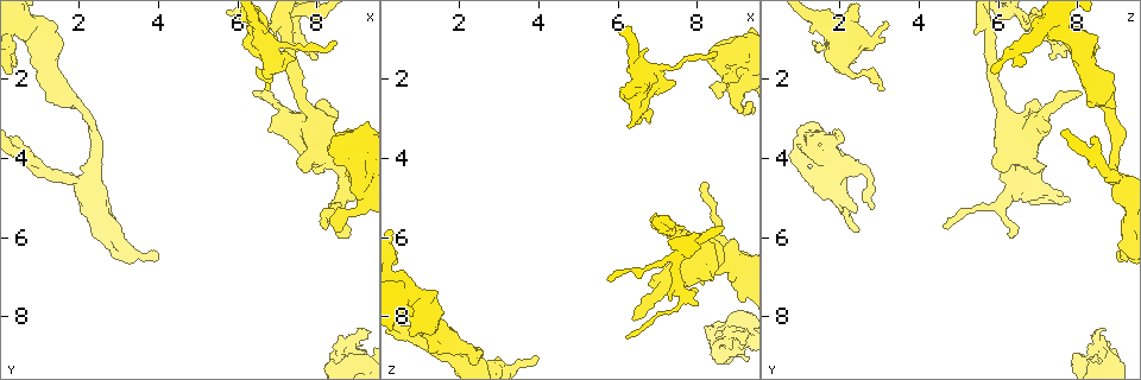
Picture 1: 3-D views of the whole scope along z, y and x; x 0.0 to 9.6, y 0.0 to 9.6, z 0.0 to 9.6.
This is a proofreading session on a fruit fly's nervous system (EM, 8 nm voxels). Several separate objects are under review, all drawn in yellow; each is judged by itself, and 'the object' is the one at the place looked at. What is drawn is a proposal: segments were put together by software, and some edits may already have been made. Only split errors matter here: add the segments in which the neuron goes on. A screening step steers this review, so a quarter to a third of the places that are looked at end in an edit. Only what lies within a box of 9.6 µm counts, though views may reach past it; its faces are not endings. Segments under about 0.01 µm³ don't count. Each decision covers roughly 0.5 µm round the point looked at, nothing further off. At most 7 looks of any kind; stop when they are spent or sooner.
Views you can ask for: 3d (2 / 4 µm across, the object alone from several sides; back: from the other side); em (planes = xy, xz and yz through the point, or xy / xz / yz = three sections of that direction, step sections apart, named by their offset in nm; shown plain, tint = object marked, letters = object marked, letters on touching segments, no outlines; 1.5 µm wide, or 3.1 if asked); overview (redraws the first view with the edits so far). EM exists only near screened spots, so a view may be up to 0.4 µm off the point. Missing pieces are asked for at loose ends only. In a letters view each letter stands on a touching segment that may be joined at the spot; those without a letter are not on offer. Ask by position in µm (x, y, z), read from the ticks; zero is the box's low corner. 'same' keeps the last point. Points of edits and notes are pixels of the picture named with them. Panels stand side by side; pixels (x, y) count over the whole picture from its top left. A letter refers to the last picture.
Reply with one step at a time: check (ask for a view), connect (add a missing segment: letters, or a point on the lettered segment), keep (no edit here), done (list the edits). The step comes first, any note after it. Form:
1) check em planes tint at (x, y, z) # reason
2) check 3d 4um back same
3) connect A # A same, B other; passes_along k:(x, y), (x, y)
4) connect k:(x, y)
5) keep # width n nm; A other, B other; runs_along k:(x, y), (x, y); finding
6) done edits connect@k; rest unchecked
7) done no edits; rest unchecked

check 3d 4um at (8.90, 8.90, 7.95)

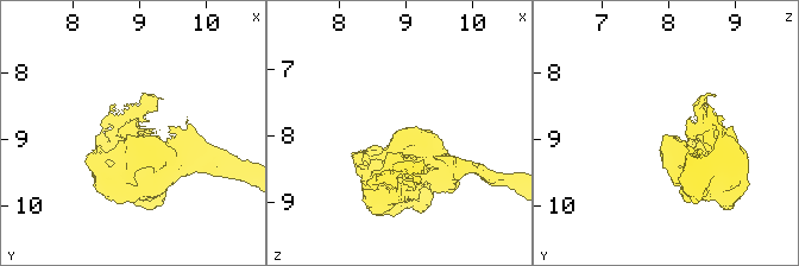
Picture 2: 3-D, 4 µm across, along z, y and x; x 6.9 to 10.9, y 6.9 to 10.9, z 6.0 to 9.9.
check em xz step 8 plain at (8.95, 8.90, 8.00) # shape alone is not enough

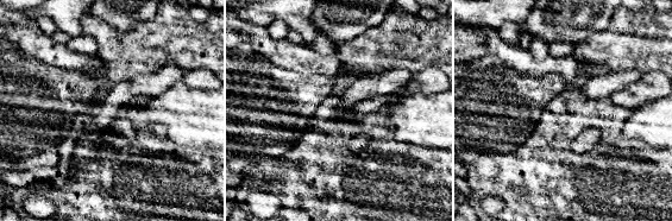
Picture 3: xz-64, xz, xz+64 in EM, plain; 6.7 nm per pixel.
check em xz step 8 letters same

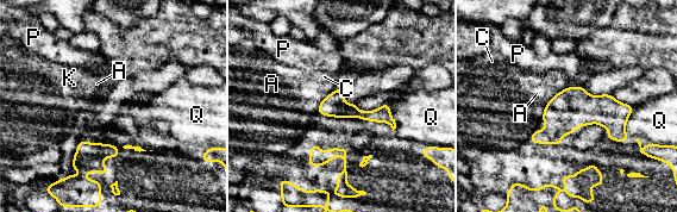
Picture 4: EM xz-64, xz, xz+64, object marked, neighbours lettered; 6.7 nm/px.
keep # A other, C other, K other, P other, Q other; border 4:(337, 87), (320, 101); no lettered segment goes on from it

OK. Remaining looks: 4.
check em xy step 4 tint at (8.80, 6.00, 6.40)

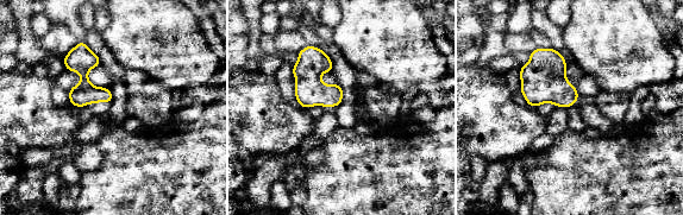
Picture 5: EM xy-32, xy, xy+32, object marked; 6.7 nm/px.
check em planes letters same

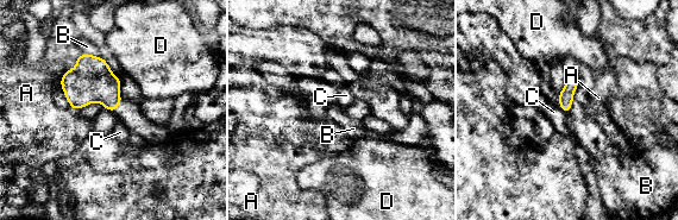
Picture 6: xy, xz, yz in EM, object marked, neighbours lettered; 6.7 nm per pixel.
keep # longest_contact B 300 nm; A other, B other, C other, D other; no lettered segment goes on from it

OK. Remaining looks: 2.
check 3d 2um back at (8.85, 3.25, 1.90) # branch stops here

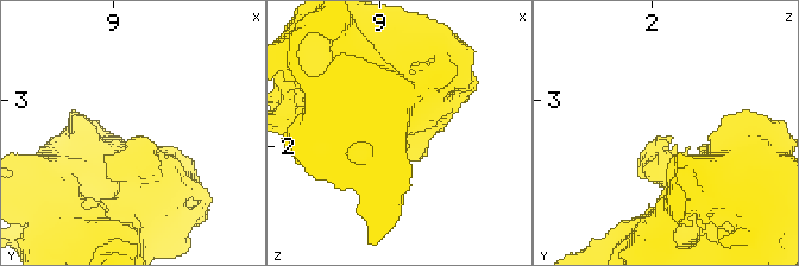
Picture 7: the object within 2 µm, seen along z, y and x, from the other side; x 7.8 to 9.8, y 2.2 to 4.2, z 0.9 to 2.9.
check em planes letters at (8.86, 3.28, 1.94) # now the EM

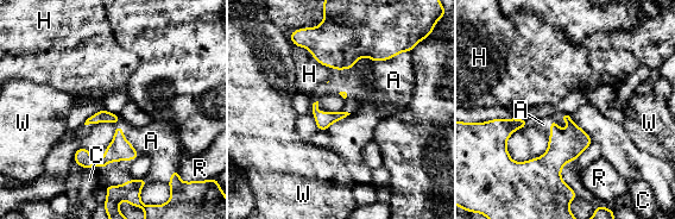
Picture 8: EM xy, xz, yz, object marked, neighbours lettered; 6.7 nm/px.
connect A # A same, C other, H other, R other, W other; passes_along 8:(119, 149), (125, 138), (151, 141); it goes on there

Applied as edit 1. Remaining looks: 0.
done edits connect@8; rest unchecked

